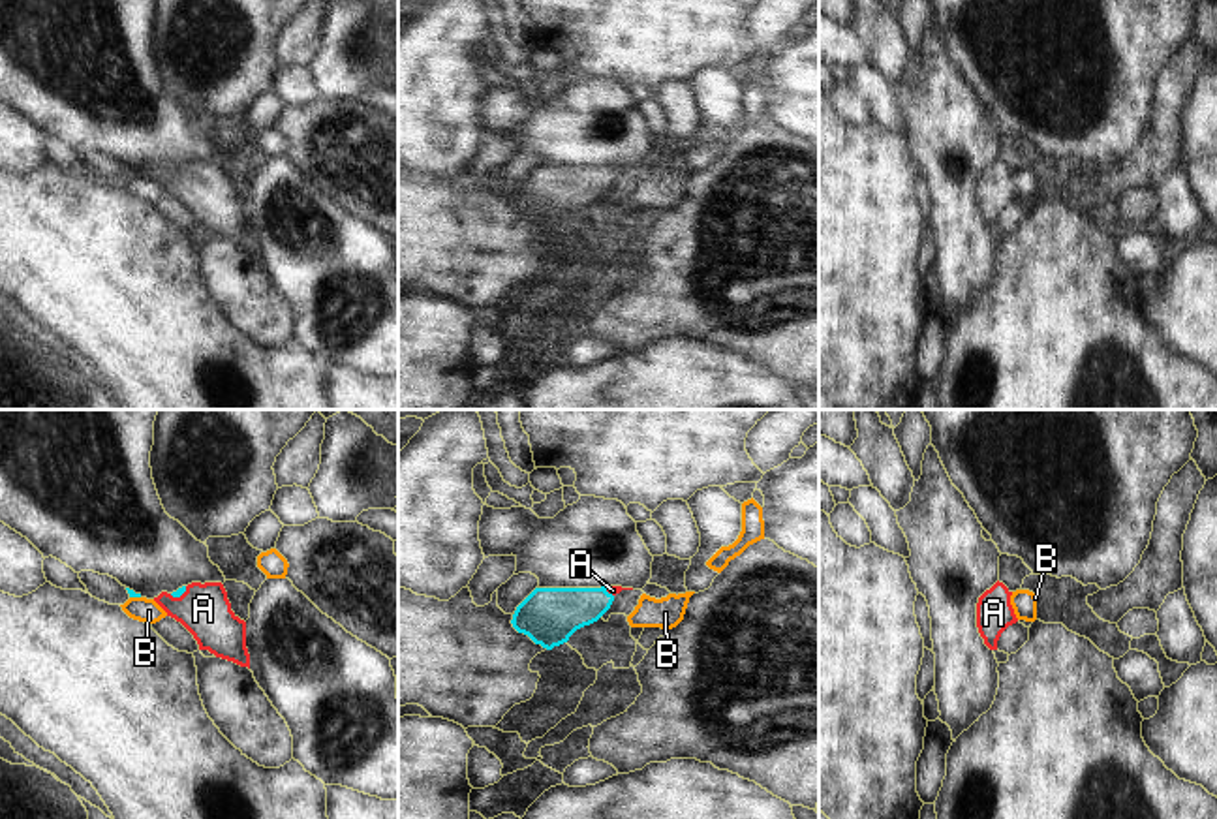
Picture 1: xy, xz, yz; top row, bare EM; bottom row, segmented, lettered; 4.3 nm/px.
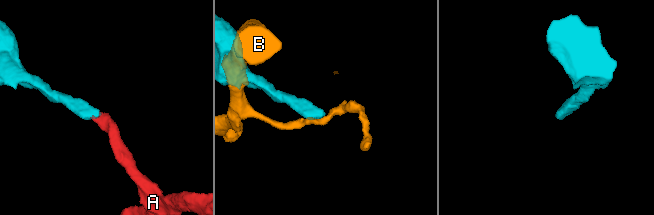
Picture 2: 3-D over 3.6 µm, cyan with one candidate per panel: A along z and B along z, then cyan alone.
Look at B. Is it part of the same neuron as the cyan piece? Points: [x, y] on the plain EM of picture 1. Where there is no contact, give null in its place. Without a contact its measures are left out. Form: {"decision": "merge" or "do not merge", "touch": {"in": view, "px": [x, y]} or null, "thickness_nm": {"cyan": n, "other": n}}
{"decision": "do not merge", "touch": {"in": "xy", "px": [136, 175]}, "thickness_nm": {"cyan": 30, "other": 100}}

